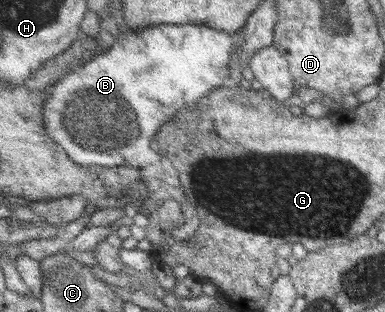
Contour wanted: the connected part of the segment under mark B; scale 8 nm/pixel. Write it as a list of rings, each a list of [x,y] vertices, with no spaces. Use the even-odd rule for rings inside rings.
[[[170,24],[127,30],[114,40],[112,46],[103,49],[103,52],[90,58],[87,63],[73,68],[49,88],[49,98],[43,102],[42,110],[45,132],[78,165],[117,167],[126,164],[139,170],[151,202],[161,206],[164,200],[173,199],[181,204],[185,228],[181,228],[181,234],[175,234],[175,238],[192,238],[203,228],[203,224],[198,212],[187,204],[180,184],[178,165],[164,159],[150,144],[160,127],[173,116],[178,116],[183,109],[193,106],[194,102],[212,90],[231,84],[228,64],[234,43],[235,37],[225,31],[201,25]]]

